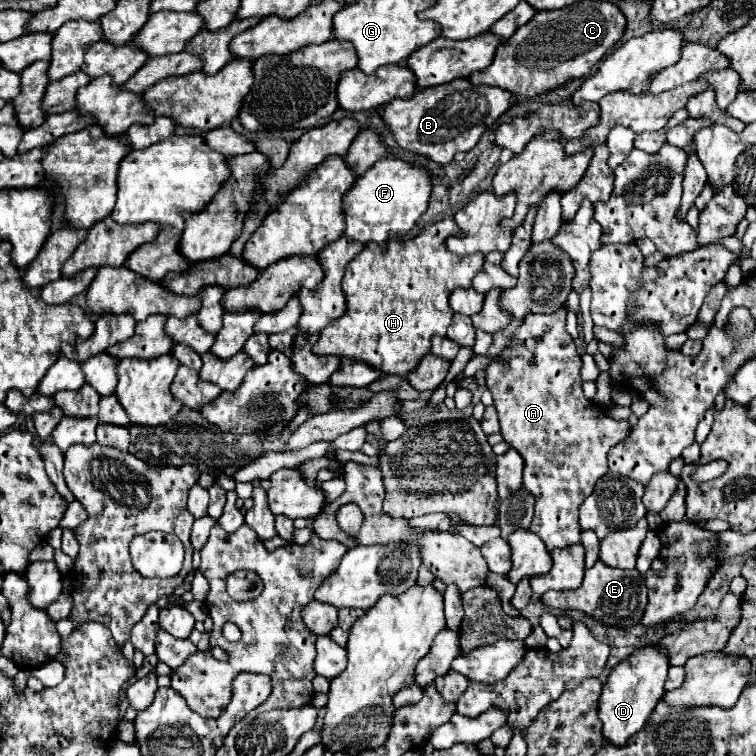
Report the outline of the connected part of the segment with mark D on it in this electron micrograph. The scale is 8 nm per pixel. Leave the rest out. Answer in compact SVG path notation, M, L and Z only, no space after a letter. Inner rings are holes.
M642 647L612 669L608 681L602 687L598 705L604 741L614 743L616 747L624 747L632 735L642 731L656 703L664 695L666 673L668 673L668 659L658 647Z

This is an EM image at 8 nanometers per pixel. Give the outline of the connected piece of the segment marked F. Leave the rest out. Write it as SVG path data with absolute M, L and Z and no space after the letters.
M384 157L376 161L354 185L344 193L344 219L348 239L360 241L364 245L378 243L382 249L388 239L396 233L408 233L418 217L426 211L430 197L430 177L426 169L414 167L402 159Z

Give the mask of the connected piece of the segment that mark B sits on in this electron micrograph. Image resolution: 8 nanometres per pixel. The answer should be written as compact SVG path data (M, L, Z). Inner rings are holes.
M456 79L446 85L436 85L416 91L410 99L394 99L382 111L382 121L390 129L394 141L406 153L422 155L438 165L448 165L456 153L470 151L482 133L494 125L494 121L510 107L512 93L474 85L468 79Z

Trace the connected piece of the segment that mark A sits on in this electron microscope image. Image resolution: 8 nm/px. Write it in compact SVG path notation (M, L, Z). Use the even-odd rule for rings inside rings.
M566 309L554 311L550 315L528 315L522 327L514 333L510 345L502 353L500 361L486 367L486 385L494 397L494 407L500 419L500 433L504 441L516 449L524 459L524 487L534 495L534 519L528 531L538 533L546 549L568 547L580 543L578 507L592 493L596 481L608 473L606 455L620 443L628 431L628 421L614 421L592 405L582 393L580 379L580 355L576 351L574 339L564 329Z

